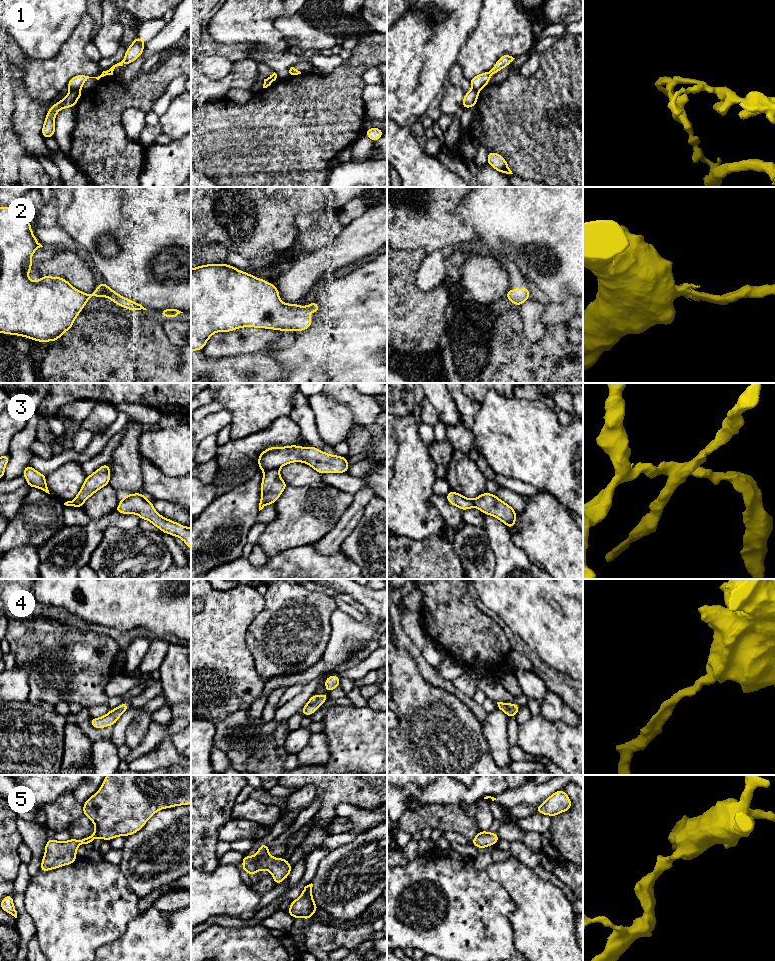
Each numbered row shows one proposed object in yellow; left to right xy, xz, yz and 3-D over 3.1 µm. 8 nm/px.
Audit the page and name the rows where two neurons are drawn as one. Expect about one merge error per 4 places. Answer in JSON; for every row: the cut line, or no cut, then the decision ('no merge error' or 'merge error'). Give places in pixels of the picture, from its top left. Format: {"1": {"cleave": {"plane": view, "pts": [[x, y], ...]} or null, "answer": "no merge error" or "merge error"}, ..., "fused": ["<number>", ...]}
{"1": {"cleave": {"plane": "xy", "pts": [[79, 88], [70, 90]]}, "answer": "merge error"}, "2": {"cleave": null, "answer": "no merge error"}, "3": {"cleave": {"plane": "xz", "pts": [[278, 468], [269, 468], [265, 471]]}, "answer": "merge error"}, "4": {"cleave": null, "answer": "no merge error"}, "5": {"cleave": null, "answer": "no merge error"}, "fused": ["1", "3"]}

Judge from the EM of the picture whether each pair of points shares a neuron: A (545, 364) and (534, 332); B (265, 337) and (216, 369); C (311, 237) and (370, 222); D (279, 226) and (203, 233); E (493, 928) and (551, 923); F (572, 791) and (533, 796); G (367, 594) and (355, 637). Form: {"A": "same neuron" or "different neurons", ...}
{"A": "different neurons", "B": "different neurons", "C": "different neurons", "D": "same neuron", "E": "different neurons", "F": "different neurons", "G": "same neuron"}

